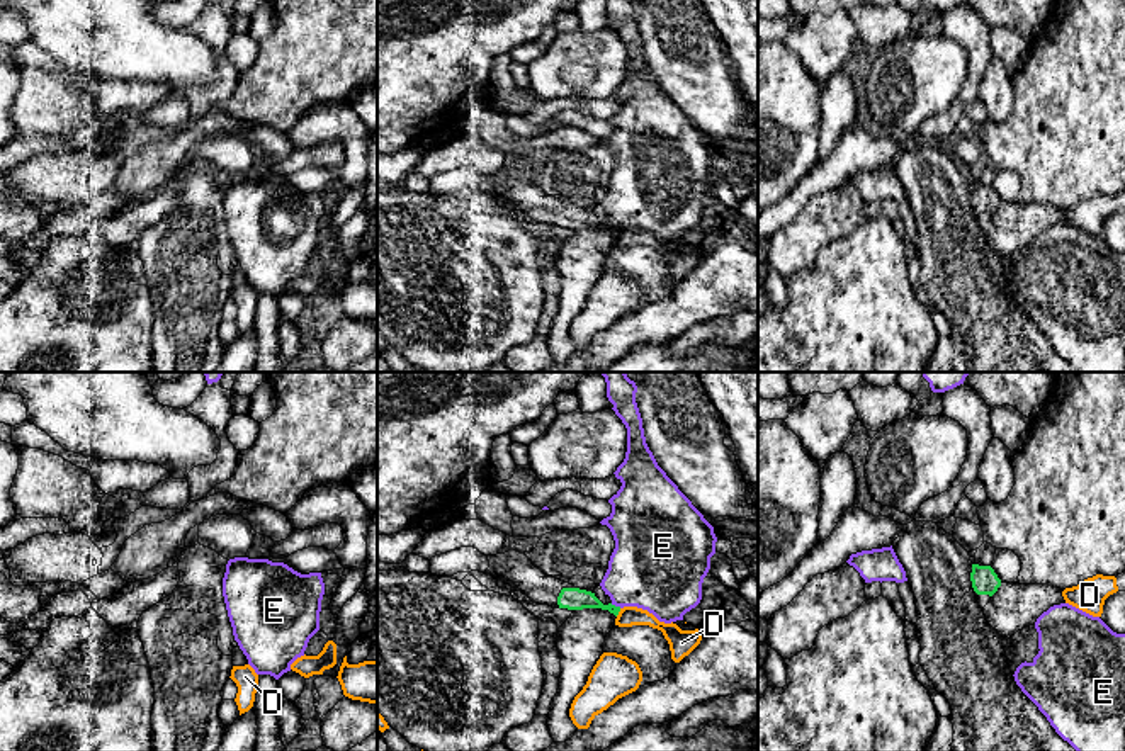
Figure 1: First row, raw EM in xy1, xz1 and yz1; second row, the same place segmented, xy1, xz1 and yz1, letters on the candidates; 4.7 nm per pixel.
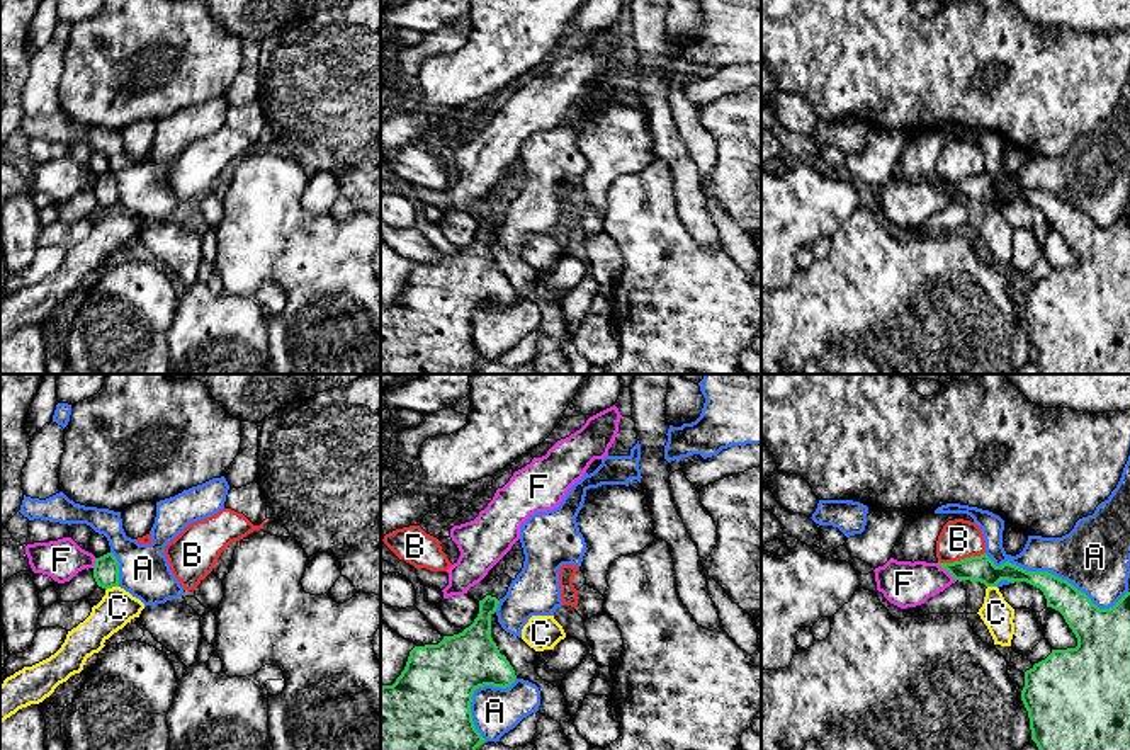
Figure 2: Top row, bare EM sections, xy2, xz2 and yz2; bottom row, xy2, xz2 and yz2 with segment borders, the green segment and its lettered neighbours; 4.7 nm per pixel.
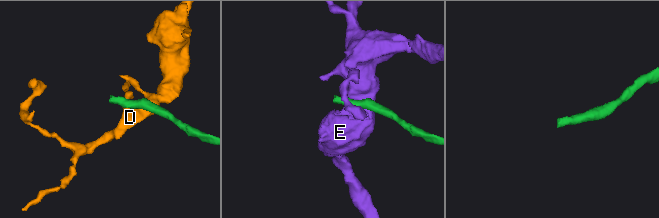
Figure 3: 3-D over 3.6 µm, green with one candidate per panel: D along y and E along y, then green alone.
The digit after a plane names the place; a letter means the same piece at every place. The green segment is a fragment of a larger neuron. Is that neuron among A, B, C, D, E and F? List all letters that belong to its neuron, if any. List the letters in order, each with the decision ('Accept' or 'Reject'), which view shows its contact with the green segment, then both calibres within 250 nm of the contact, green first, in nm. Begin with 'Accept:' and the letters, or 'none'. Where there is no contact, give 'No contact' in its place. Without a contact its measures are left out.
Accept: none
A: Reject. Touches green in yz2. Thickness 160 nm (green) against 340 nm
B: Reject. Touches green in yz2. Thickness 130 nm (green) against 190 nm
C: Reject. Touches green in xy2. Thickness 130 nm (green) against 170 nm
D: Reject. Touches green in xz1. Thickness 110 nm (green) against 100 nm
E: Reject. Touches green in xz1. Thickness 110 nm (green) against 400 nm
F: Reject. Touches green in yz2. Thickness 130 nm (green) against 220 nm

